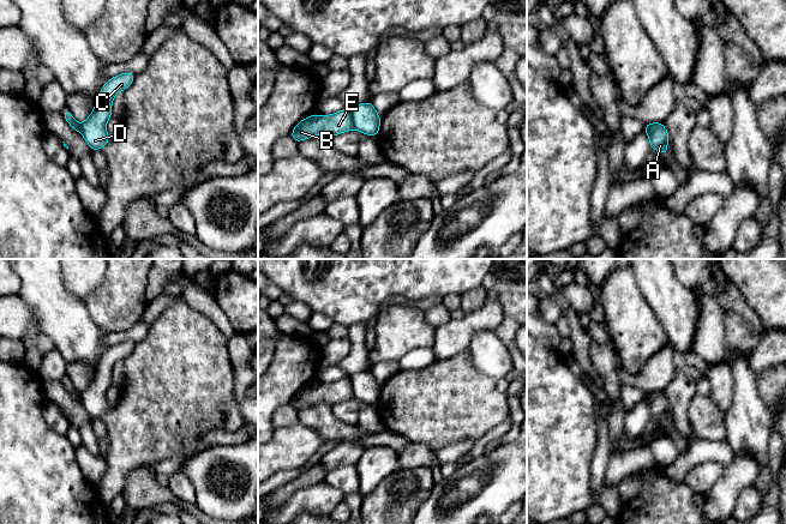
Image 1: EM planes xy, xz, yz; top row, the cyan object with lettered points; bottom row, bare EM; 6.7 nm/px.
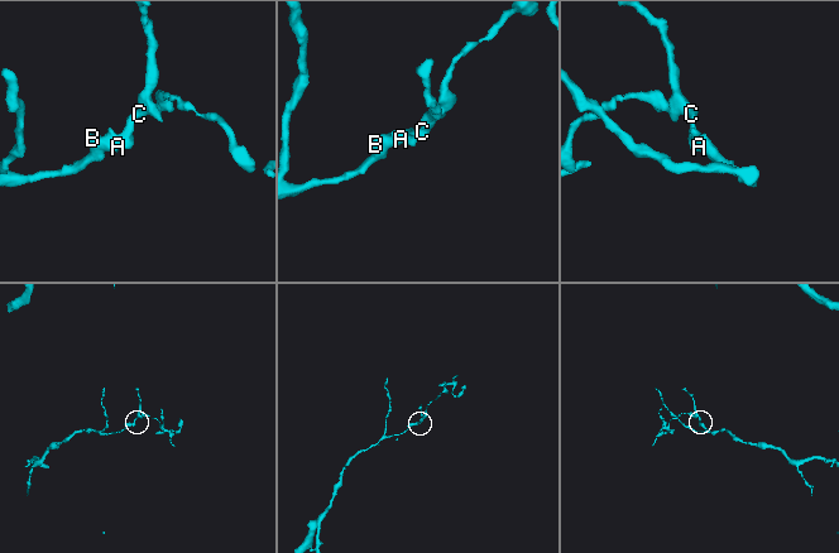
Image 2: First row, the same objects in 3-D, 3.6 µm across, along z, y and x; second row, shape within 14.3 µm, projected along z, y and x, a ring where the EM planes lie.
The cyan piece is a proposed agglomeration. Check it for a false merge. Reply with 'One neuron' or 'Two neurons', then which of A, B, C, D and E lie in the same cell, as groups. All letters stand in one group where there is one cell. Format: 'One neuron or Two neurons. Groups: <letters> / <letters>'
Two neurons. Groups: A B E / C D

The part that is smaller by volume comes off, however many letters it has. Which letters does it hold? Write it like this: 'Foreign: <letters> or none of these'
Foreign: C, D

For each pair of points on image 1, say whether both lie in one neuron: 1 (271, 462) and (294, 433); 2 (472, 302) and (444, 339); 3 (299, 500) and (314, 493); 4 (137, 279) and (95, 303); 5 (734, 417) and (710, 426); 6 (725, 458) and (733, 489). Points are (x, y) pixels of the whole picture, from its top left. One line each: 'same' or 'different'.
1: same
2: different
3: same
4: same
5: different
6: different

